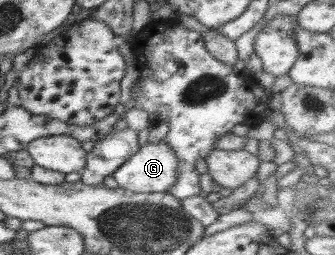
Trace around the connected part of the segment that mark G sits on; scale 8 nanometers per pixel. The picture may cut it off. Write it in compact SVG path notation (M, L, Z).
M165 140L148 141L112 176L123 189L135 193L161 193L176 183L177 166L177 154Z

